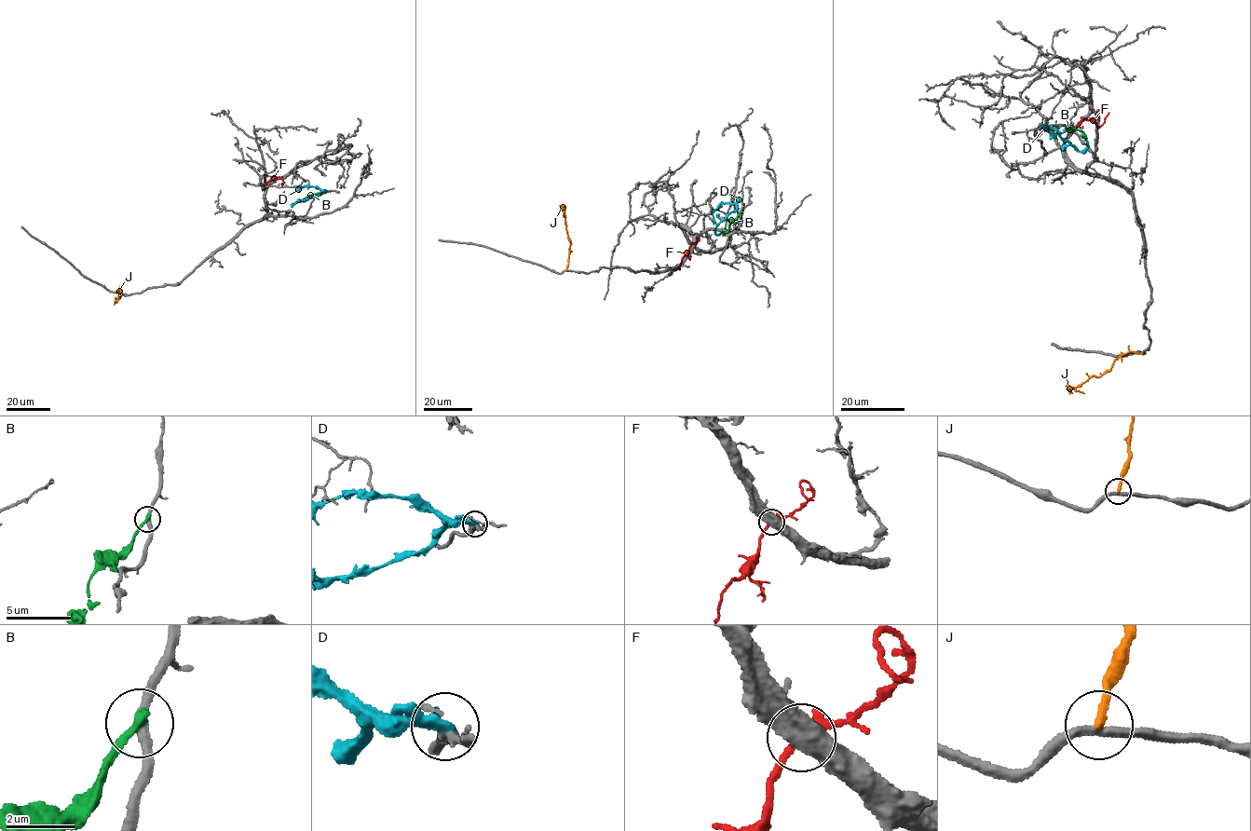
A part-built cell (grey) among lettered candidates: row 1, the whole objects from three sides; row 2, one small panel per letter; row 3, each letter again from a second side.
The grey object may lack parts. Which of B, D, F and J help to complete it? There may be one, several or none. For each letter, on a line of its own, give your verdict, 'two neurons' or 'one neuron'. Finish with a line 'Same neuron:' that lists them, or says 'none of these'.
B: two neurons
D: two neurons
F: two neurons
J: two neurons
Same neuron: none of these

